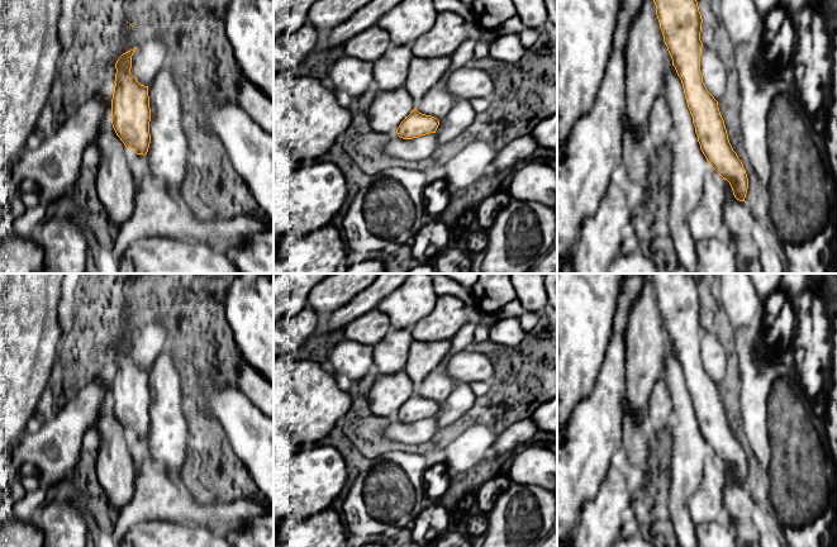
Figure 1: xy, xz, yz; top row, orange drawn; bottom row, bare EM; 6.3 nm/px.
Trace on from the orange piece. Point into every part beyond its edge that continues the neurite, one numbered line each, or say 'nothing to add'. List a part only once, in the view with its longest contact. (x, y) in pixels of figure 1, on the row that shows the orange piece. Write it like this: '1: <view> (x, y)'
nothing to add

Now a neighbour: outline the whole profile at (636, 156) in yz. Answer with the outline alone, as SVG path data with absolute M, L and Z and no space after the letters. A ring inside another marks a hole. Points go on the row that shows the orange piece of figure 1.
M623 115L623 177L628 186L636 194L636 199L642 196L642 192L651 185L650 181L650 149L645 141L637 138L628 127L628 118Z

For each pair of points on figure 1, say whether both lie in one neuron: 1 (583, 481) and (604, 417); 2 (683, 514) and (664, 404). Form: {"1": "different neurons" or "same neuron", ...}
{"1": "same neuron", "2": "different neurons"}

